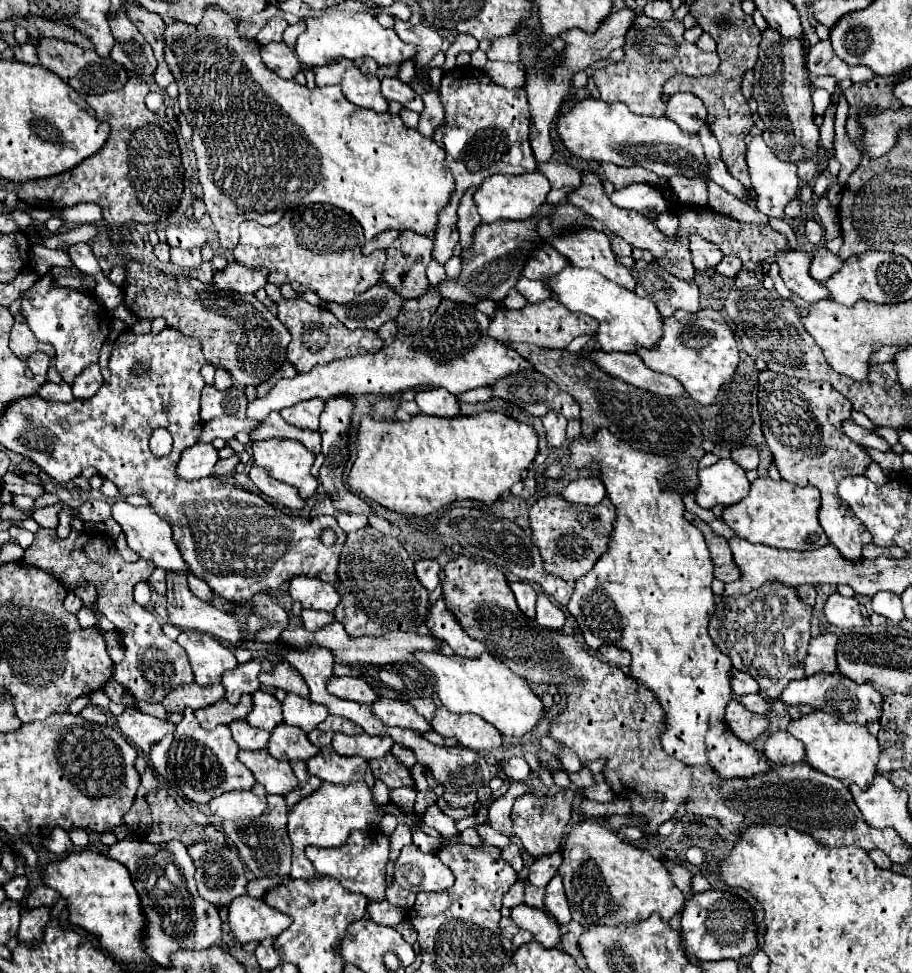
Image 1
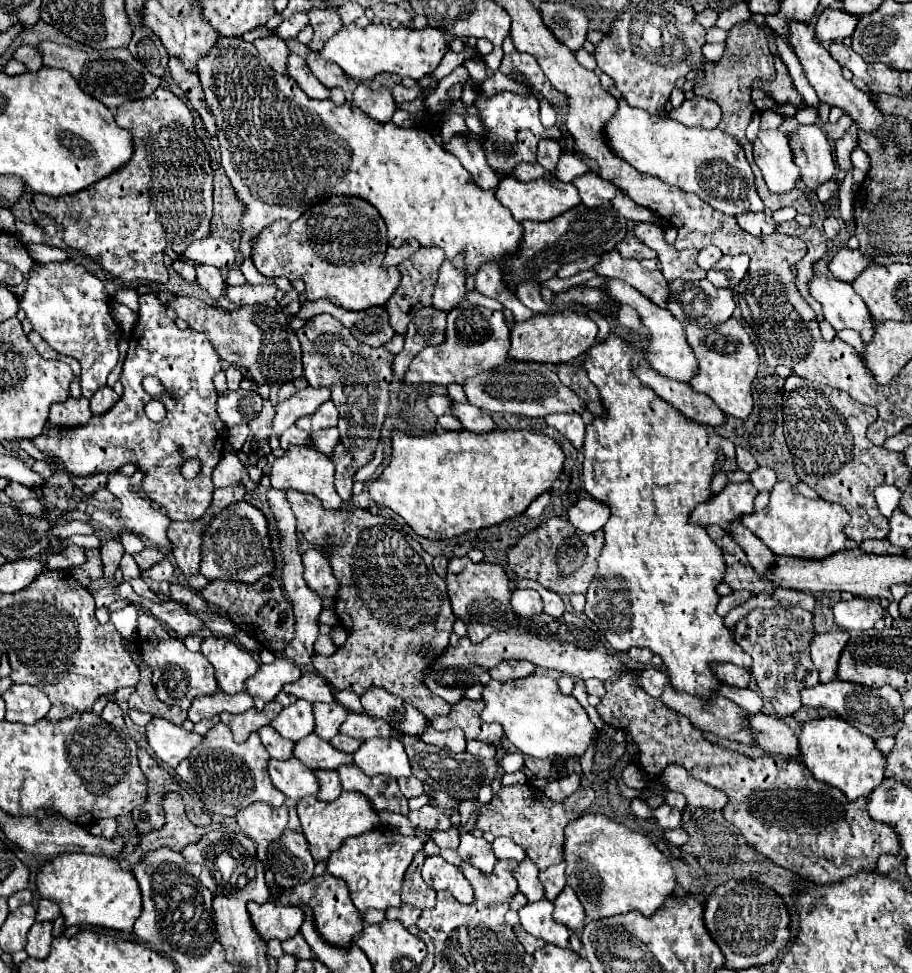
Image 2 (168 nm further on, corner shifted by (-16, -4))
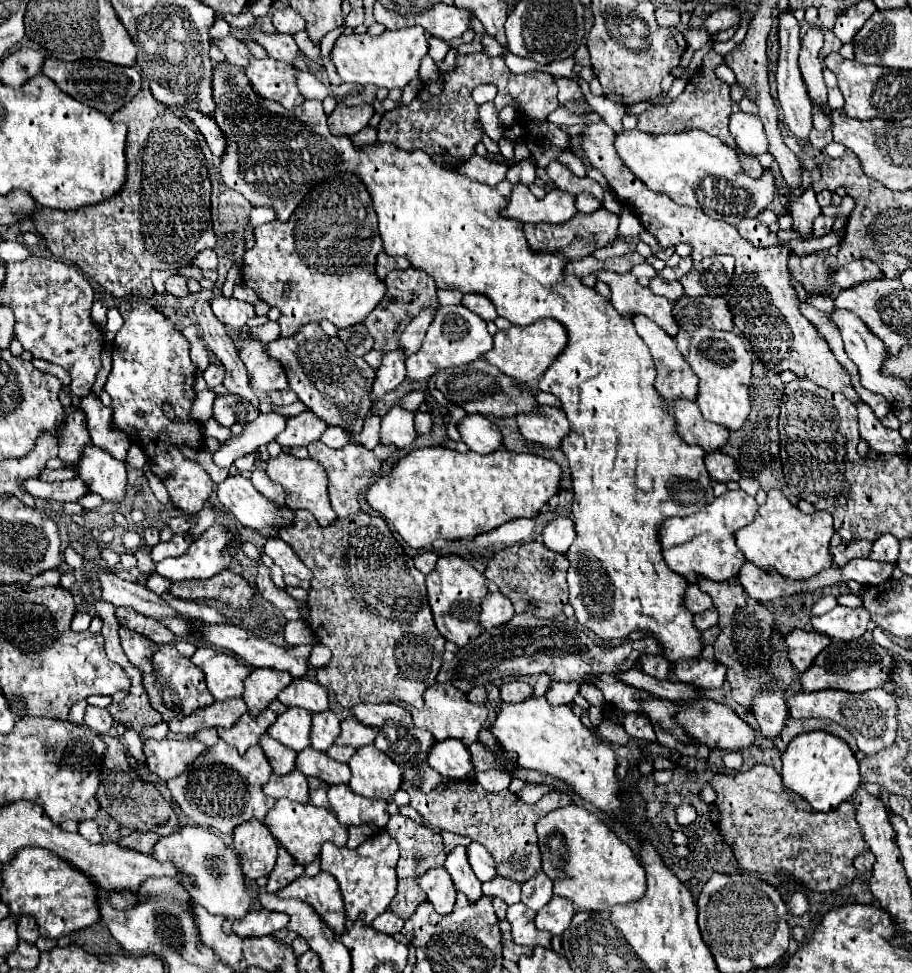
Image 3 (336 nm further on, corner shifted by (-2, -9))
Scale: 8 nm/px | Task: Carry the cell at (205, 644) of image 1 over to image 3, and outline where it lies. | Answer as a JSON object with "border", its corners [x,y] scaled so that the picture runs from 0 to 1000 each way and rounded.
{"border":[[[217,665],[208,679],[224,690],[228,710],[237,720],[263,716],[268,712],[265,700],[274,694],[274,686],[261,681],[257,673],[248,673],[232,665]]]}

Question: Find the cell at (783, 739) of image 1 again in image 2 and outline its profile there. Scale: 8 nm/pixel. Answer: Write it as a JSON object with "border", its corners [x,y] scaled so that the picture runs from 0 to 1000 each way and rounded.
{"border":[[[825,734],[820,736],[820,742],[825,746],[825,758],[827,763],[842,775],[853,775],[860,779],[873,779],[877,775],[875,771],[875,758],[873,754],[849,736],[840,734]]]}

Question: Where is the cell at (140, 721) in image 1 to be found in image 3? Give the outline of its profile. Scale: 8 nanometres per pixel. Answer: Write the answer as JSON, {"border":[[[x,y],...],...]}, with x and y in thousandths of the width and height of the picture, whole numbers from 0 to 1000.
{"border":[[[160,760],[158,762],[158,776],[160,776],[160,788],[171,794],[178,803],[184,803],[186,799],[195,799],[206,784],[211,784],[226,766],[217,762],[189,762],[189,760]]]}

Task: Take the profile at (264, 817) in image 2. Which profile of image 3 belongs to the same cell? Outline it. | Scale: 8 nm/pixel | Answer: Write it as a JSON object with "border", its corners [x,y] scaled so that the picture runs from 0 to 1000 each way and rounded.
{"border":[[[274,842],[257,850],[254,862],[257,862],[257,875],[261,877],[265,887],[265,897],[272,903],[296,899],[303,887],[305,866],[287,844]]]}

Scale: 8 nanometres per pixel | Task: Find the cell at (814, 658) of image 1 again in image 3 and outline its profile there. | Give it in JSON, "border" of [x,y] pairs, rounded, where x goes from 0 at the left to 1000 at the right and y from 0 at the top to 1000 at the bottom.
{"border":[[[871,646],[864,655],[862,661],[866,665],[866,679],[875,688],[875,692],[882,692],[888,688],[893,677],[897,675],[899,669],[904,669],[910,661],[910,655],[899,653],[895,649],[877,649]]]}

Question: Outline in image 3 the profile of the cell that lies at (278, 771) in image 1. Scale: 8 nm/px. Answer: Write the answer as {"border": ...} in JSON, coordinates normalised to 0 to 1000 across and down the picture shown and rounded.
{"border":[[[322,790],[316,797],[296,797],[296,803],[292,807],[287,807],[287,813],[294,819],[307,821],[307,819],[316,819],[320,823],[329,823],[329,825],[338,825],[338,805],[336,799]]]}

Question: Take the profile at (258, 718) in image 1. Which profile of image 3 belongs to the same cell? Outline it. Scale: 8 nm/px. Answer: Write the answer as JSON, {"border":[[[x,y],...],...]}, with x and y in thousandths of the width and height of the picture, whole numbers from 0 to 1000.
{"border":[[[316,727],[314,733],[305,735],[303,743],[296,745],[292,753],[309,766],[320,768],[322,772],[331,772],[336,766],[340,766],[340,739],[342,735],[336,729]]]}

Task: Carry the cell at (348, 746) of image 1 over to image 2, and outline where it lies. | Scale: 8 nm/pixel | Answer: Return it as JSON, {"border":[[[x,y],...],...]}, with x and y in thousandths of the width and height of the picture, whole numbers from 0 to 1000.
{"border":[[[408,758],[397,763],[388,775],[388,783],[404,798],[421,795],[434,802],[452,798],[447,777],[436,758]]]}

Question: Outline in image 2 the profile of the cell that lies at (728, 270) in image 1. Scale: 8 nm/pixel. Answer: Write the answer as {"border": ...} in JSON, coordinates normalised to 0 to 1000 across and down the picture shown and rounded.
{"border":[[[809,261],[809,263],[792,263],[774,282],[774,286],[785,294],[785,296],[805,296],[809,290],[818,284],[820,280],[820,263]]]}

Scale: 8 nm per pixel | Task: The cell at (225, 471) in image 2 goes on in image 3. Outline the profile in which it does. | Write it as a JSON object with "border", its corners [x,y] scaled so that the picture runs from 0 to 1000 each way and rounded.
{"border":[[[268,488],[246,492],[237,501],[237,511],[252,527],[257,527],[257,531],[265,540],[276,544],[307,544],[320,535],[320,523],[303,523],[300,517],[287,513],[287,509],[279,503],[276,494]]]}

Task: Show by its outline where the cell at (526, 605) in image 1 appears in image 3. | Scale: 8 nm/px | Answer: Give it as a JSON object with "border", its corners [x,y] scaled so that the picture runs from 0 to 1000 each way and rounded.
{"border":[[[548,607],[533,612],[533,616],[529,618],[529,630],[526,630],[529,646],[557,640],[561,634],[564,634],[564,624],[555,612],[550,612]]]}

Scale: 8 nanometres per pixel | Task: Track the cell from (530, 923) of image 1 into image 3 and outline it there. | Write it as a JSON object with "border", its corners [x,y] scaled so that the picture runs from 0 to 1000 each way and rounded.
{"border":[[[566,928],[566,930],[557,932],[555,945],[561,951],[564,969],[577,971],[577,973],[588,973],[588,971],[603,973],[605,961],[599,959],[599,957],[592,957],[586,951],[586,942],[588,942],[588,938],[583,934],[579,934],[575,928]]]}

